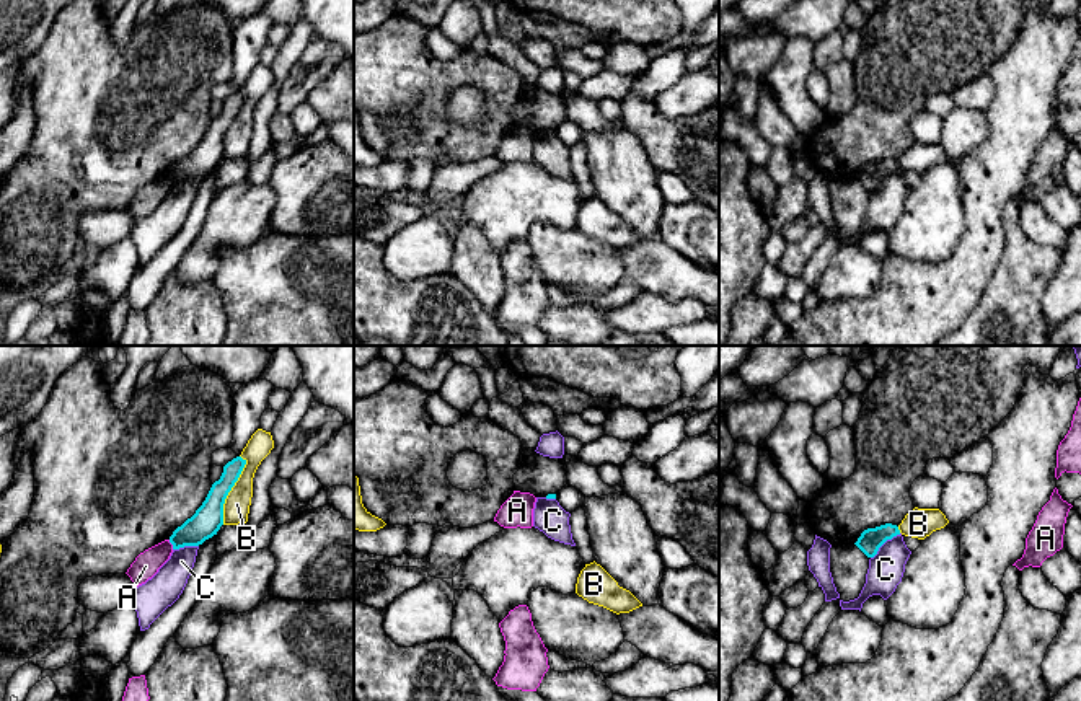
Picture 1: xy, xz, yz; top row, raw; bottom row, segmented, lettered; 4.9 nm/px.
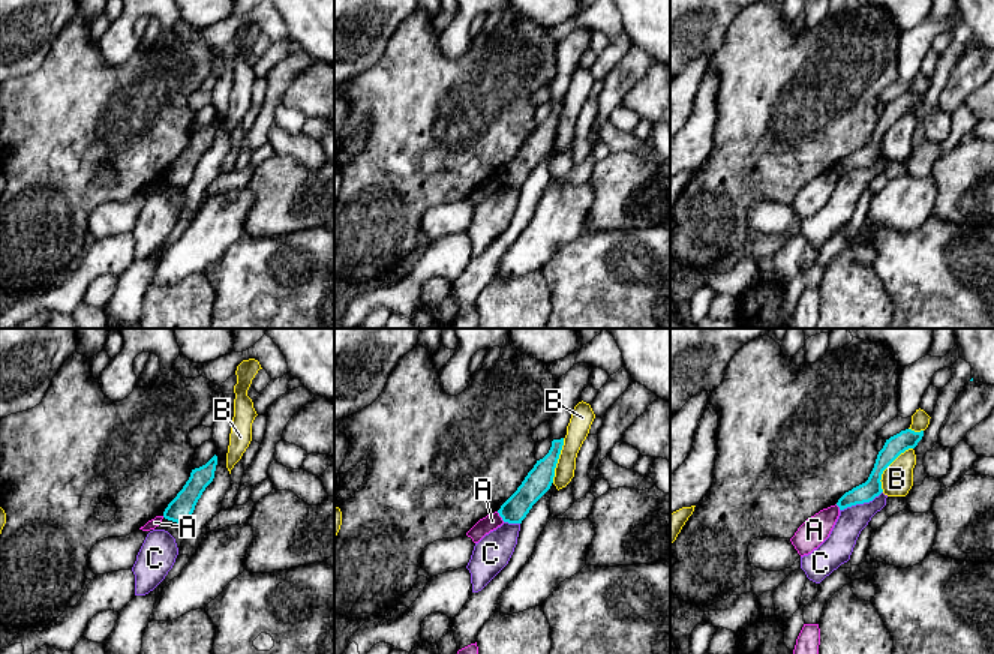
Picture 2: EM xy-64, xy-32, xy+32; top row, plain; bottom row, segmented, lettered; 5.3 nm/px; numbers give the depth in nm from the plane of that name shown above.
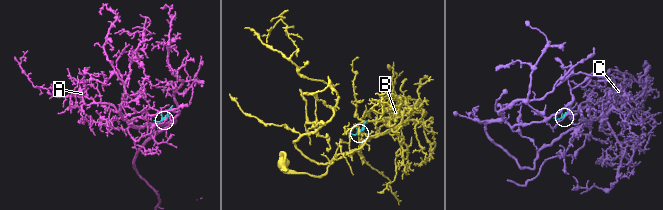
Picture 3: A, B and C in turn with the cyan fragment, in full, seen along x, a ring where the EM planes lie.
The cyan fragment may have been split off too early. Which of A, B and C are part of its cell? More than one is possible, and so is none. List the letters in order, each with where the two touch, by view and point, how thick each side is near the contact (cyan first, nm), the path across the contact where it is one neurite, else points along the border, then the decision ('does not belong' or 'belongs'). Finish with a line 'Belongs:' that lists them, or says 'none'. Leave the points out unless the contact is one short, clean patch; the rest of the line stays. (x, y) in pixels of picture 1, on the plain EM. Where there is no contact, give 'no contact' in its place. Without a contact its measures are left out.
A: xy (172, 178) | 150/120 nm | along xy (168, 175), (173, 183) | does not belong
B: xy (230, 124) | 150/130 nm | does not belong
C: yz (884, 176) | 120/180 nm | does not belong
Belongs: none

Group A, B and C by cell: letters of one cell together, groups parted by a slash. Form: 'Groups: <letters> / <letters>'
Groups: A / B / C

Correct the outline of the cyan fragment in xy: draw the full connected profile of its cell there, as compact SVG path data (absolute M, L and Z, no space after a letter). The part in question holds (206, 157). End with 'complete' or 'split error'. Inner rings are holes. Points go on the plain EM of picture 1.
M236 91L223 101L220 114L212 119L202 140L170 171L173 184L179 184L184 181L199 181L205 174L217 170L217 166L223 160L225 134L238 116L245 99L246 95Z | complete

